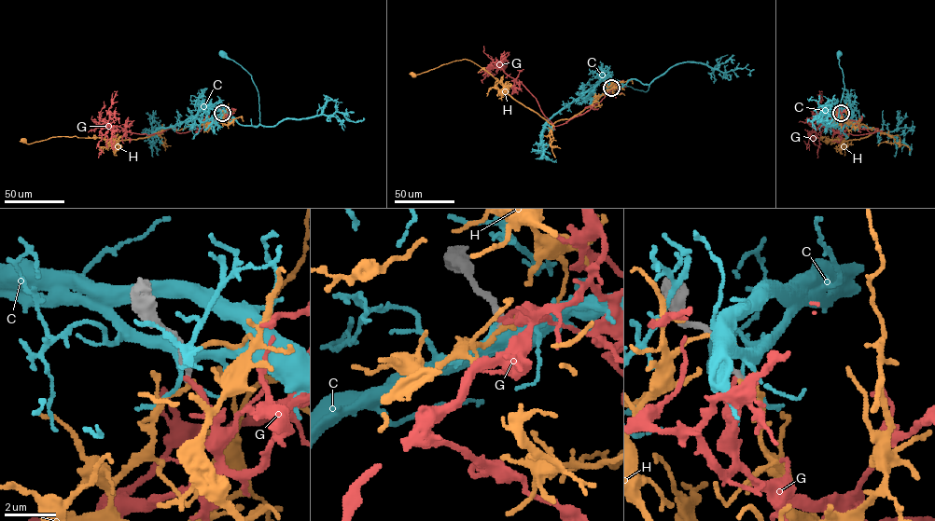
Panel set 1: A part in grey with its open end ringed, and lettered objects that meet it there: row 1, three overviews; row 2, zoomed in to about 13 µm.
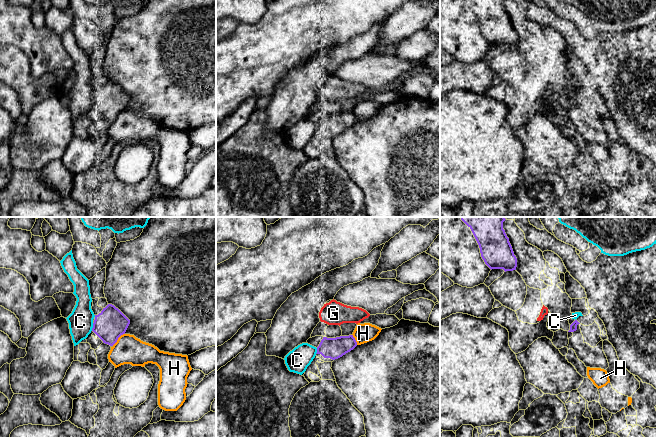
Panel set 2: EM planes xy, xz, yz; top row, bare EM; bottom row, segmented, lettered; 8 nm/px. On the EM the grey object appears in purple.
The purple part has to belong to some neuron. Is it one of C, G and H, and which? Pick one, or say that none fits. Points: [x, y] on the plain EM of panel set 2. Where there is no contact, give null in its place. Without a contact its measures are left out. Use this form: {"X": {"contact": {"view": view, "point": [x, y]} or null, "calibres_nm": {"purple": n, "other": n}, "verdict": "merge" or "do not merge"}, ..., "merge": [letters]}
{"C": {"contact": {"view": "xy", "point": [93, 103]}, "calibres_nm": {"purple": 240, "other": 190}, "verdict": "do not merge"}, "G": {"contact": null, "verdict": "do not merge"}, "H": {"contact": {"view": "xy", "point": [117, 115]}, "calibres_nm": {"purple": 240, "other": 240}, "verdict": "do not merge"}, "merge": []}

